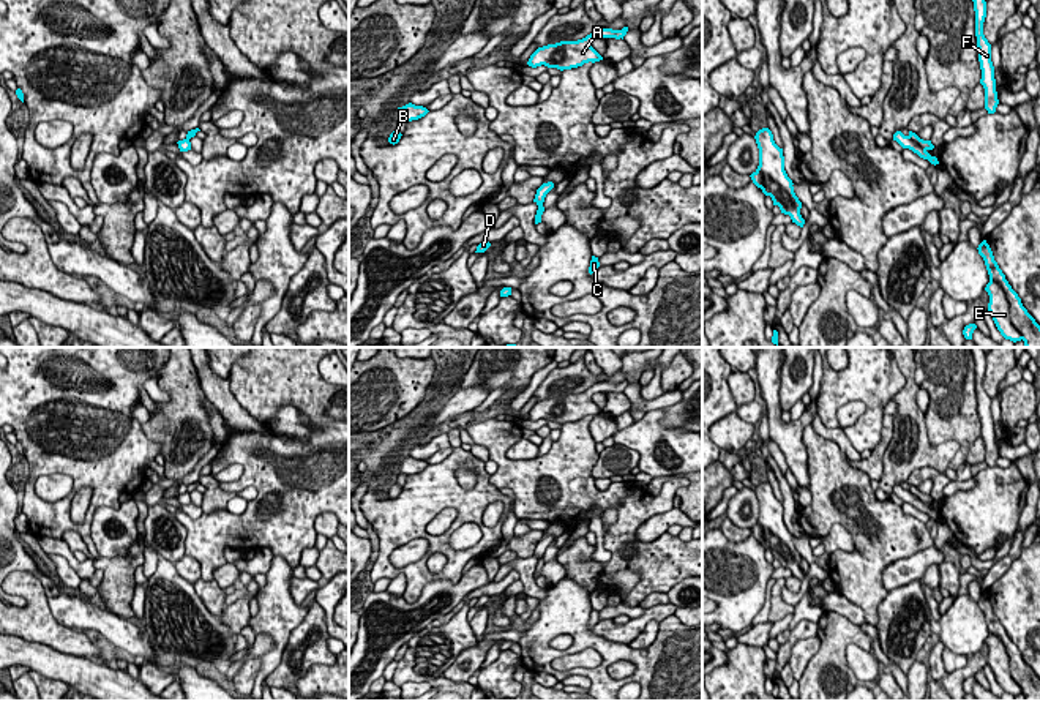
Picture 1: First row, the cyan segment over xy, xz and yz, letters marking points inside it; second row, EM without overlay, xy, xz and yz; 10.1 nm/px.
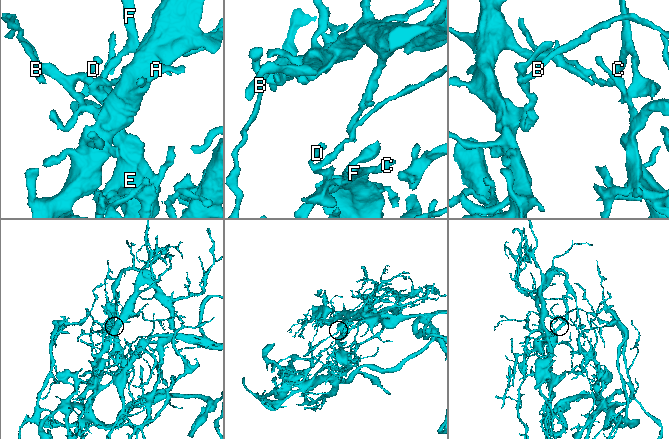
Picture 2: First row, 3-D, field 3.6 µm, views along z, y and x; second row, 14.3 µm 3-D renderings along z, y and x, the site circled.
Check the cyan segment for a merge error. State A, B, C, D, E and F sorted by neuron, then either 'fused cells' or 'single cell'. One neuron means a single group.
groups A C F / B D E; fused cells

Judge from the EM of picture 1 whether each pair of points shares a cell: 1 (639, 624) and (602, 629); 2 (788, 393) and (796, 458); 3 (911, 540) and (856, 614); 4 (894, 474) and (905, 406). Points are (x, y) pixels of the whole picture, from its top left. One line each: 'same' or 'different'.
1: same
2: different
3: different
4: same

